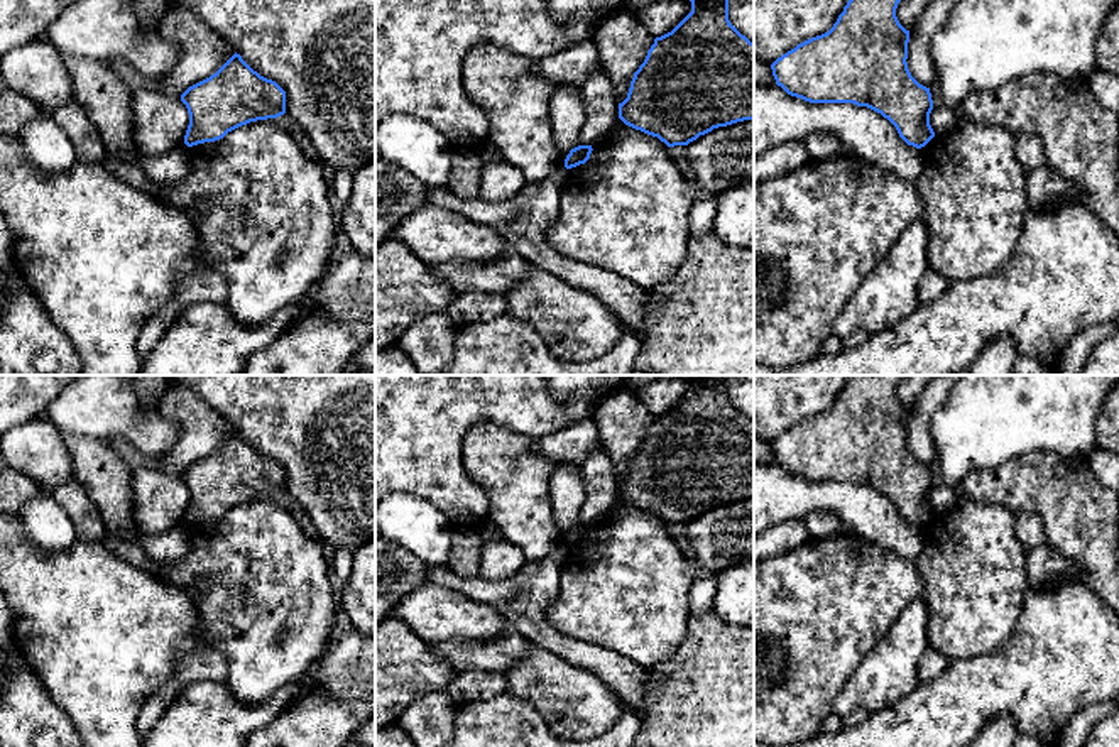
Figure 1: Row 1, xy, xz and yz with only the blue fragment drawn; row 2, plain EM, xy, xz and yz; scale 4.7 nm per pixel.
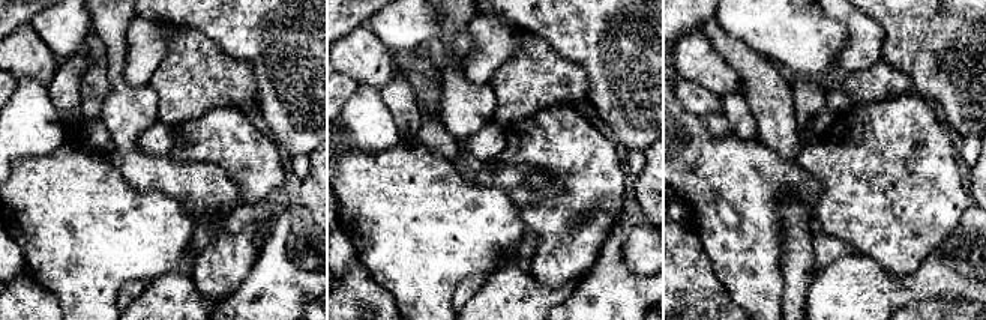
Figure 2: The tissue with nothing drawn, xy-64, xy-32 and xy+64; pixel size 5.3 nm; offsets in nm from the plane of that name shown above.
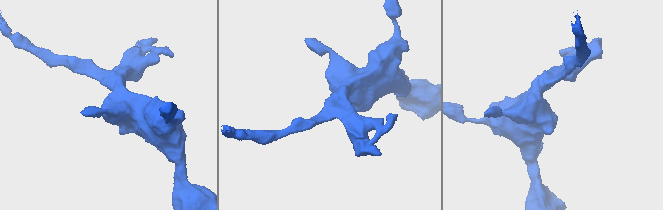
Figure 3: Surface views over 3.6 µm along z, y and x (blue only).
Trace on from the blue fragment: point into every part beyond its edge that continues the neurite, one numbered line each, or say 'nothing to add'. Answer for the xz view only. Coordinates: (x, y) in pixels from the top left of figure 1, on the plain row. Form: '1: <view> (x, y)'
nothing to add

